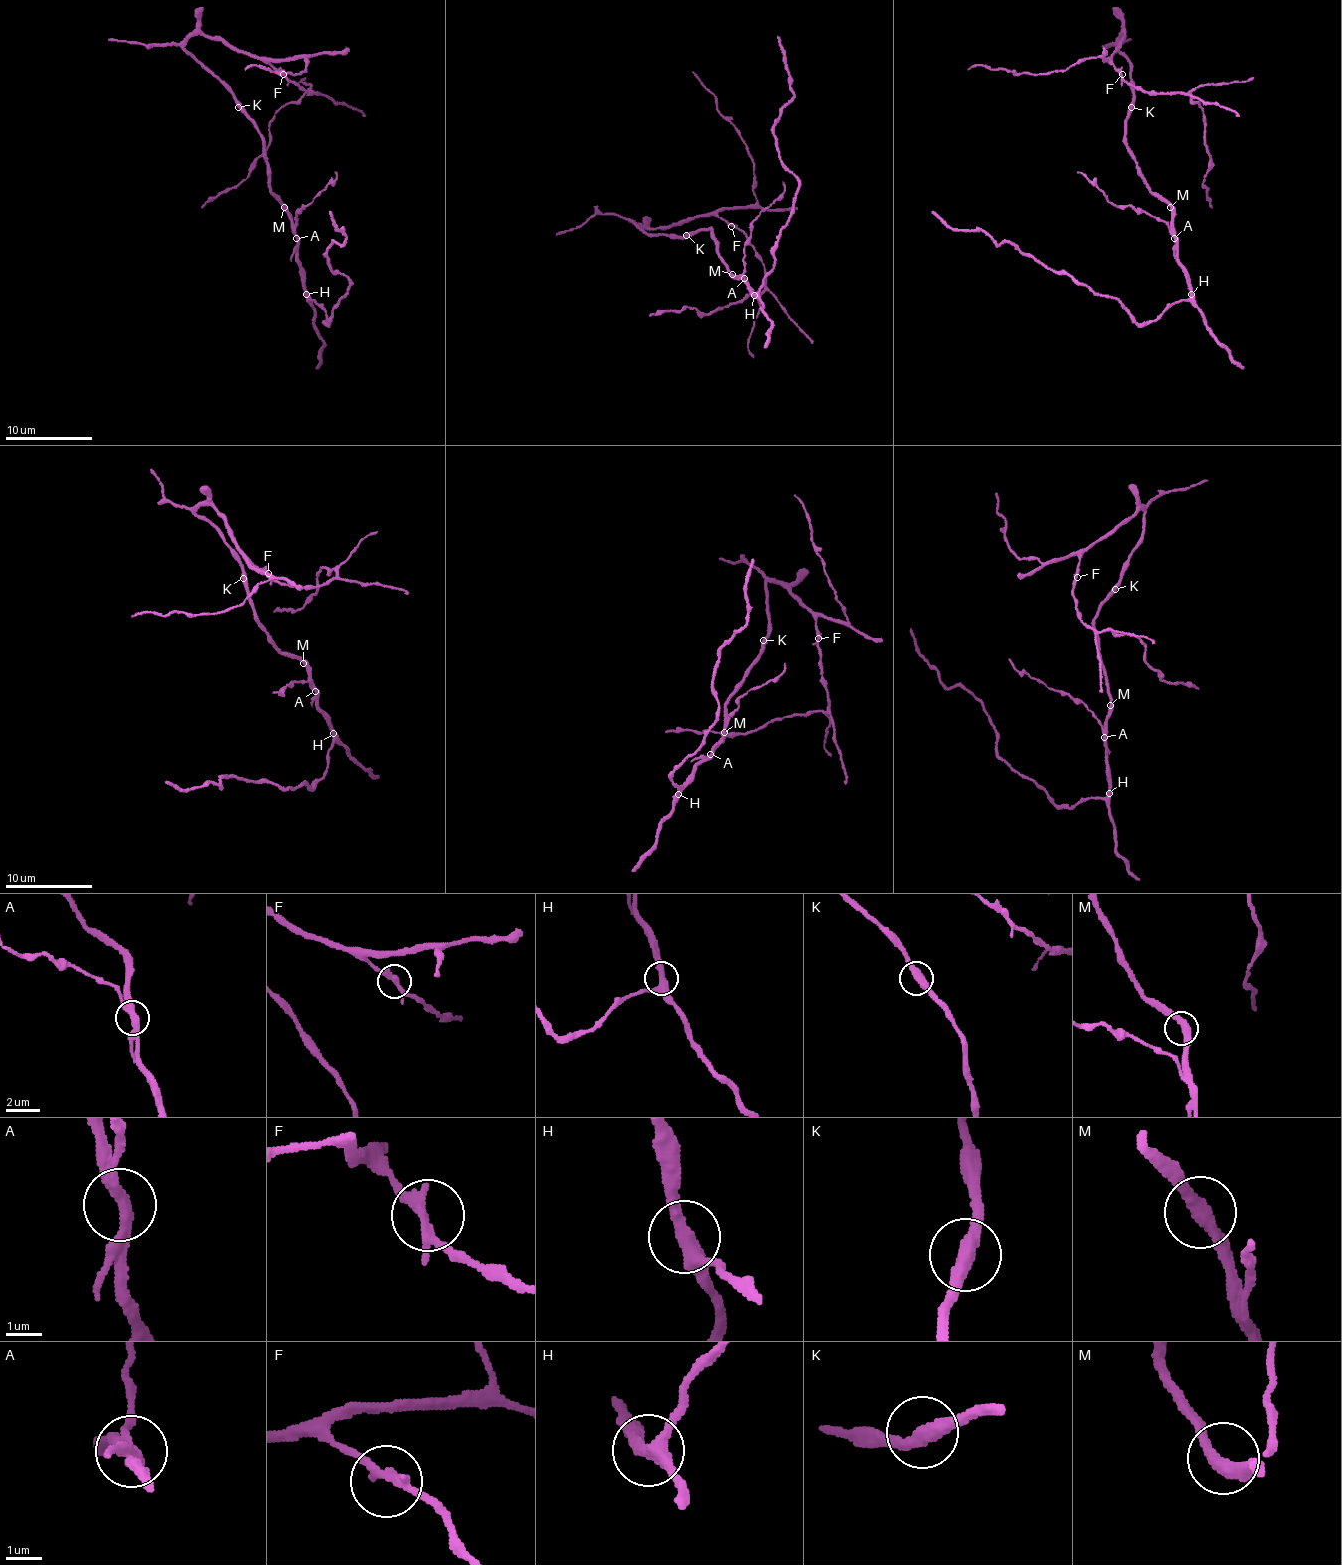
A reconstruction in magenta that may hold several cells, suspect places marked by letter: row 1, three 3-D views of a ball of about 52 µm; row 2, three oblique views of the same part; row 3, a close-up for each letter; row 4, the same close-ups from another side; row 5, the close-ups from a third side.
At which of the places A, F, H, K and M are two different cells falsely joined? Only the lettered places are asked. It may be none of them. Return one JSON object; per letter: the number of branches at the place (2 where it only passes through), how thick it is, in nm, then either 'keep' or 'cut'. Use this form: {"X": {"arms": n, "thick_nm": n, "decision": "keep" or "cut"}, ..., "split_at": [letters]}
{"A": {"arms": 2, "thick_nm": 380, "decision": "cut"}, "F": {"arms": 3, "thick_nm": 240, "decision": "keep"}, "H": {"arms": 3, "thick_nm": 340, "decision": "keep"}, "K": {"arms": 2, "thick_nm": 400, "decision": "keep"}, "M": {"arms": 2, "thick_nm": 380, "decision": "keep"}, "split_at": ["A"]}

